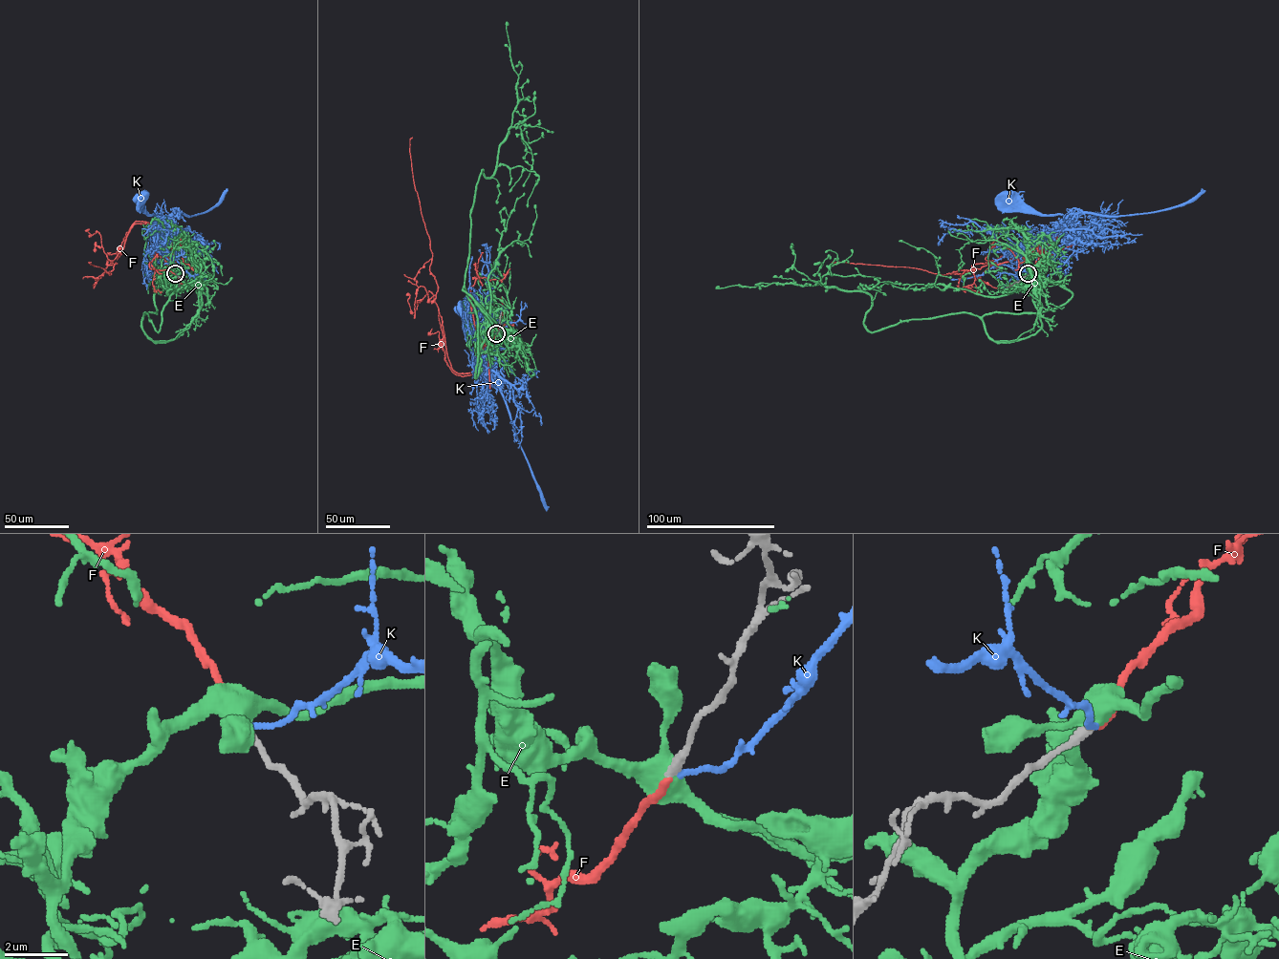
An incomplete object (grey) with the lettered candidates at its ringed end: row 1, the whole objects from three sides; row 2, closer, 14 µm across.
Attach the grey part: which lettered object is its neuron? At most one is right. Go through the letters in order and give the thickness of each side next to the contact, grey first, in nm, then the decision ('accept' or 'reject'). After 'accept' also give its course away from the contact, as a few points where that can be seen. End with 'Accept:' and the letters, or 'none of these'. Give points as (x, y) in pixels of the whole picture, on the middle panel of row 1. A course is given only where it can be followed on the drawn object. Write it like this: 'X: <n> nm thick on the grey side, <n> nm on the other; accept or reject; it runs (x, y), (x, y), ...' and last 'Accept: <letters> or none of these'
E: 300 nm thick on the grey side, 550 nm on the other; reject
F: 280 nm thick on the grey side, 200 nm on the other; accept; it runs (496, 334), (477, 346), (469, 372), (452, 369), (434, 300), (438, 286), (414, 183), (412, 138)
K: 300 nm thick on the grey side, 170 nm on the other; reject
Accept: F

